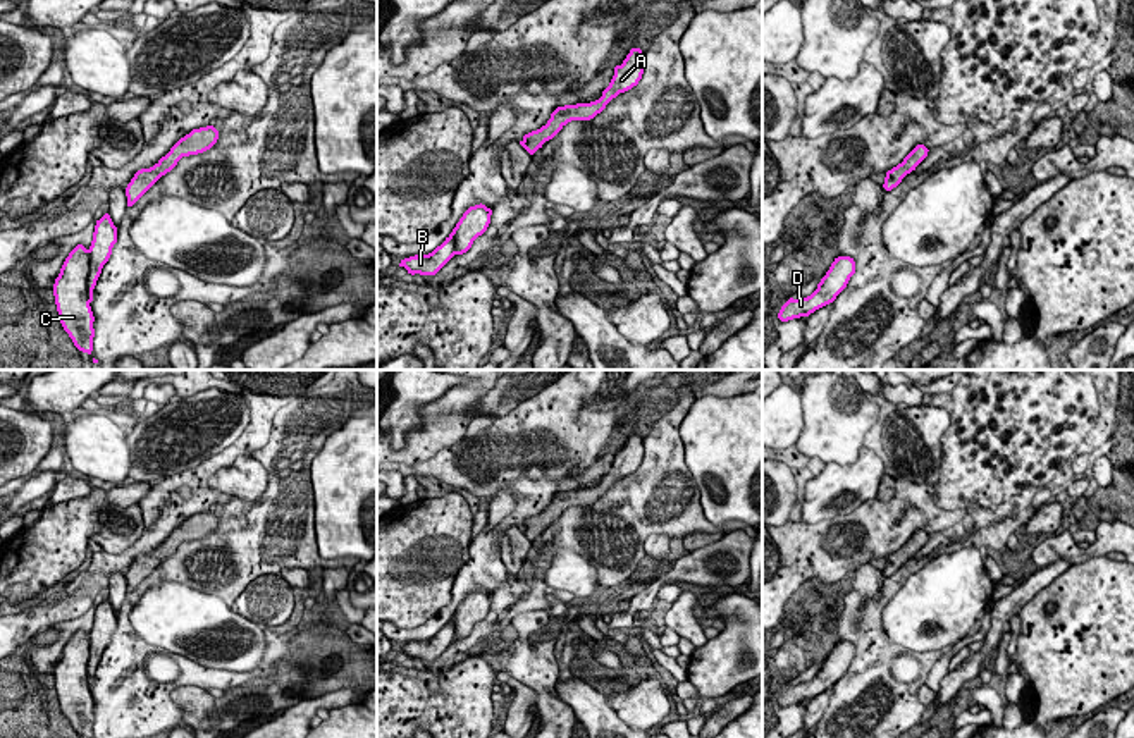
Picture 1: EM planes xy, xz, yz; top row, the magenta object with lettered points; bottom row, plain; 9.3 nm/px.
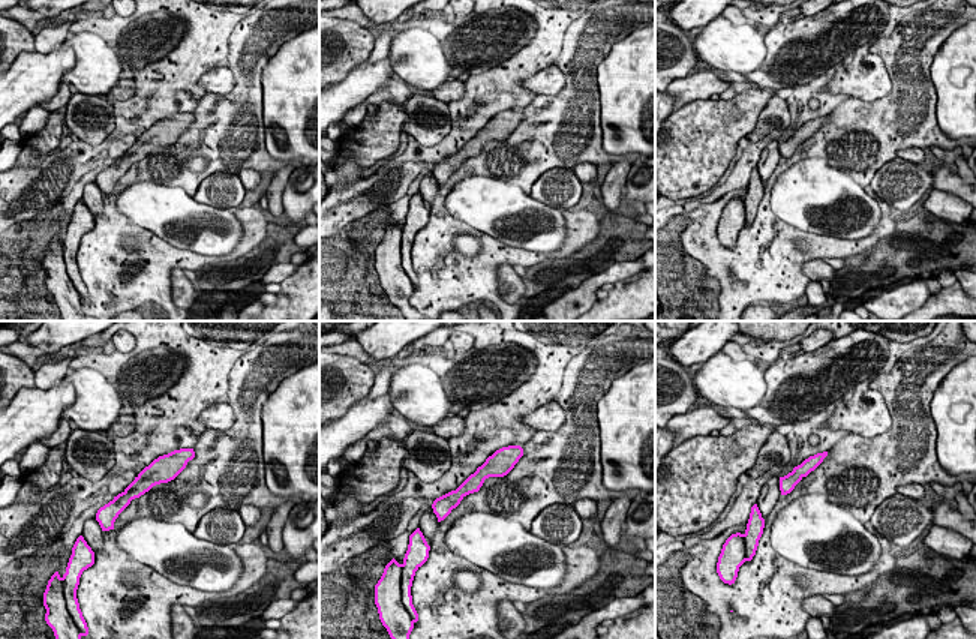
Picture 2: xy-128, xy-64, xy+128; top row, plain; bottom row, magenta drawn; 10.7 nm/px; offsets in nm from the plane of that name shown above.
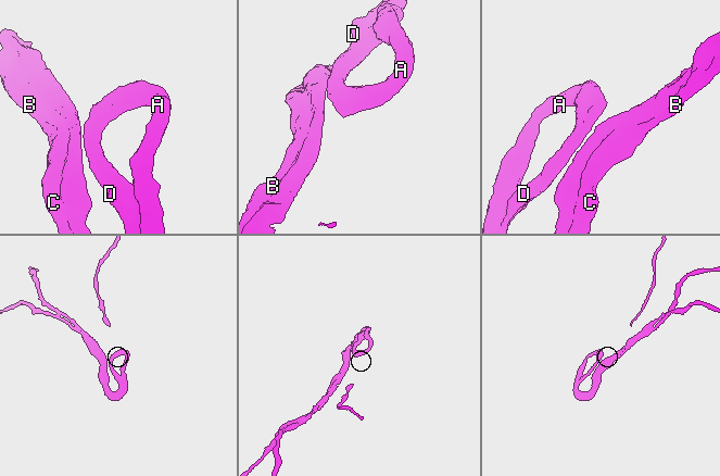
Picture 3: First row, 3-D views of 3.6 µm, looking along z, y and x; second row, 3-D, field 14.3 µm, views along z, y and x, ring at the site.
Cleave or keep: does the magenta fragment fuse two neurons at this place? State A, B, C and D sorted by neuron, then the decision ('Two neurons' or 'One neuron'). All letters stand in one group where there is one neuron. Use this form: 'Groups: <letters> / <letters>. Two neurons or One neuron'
Groups: A B C D. One neuron

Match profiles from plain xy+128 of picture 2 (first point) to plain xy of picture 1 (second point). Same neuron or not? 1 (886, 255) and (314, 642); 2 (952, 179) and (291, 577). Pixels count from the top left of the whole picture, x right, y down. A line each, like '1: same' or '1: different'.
1: same
2: different

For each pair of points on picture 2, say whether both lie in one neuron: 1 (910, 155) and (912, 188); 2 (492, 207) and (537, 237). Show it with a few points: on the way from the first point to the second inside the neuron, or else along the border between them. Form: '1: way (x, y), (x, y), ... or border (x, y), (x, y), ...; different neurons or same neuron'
1: border (898, 156), (921, 165); different neurons
2: way (510, 212), (534, 213), (540, 216), (540, 221); same neuron

